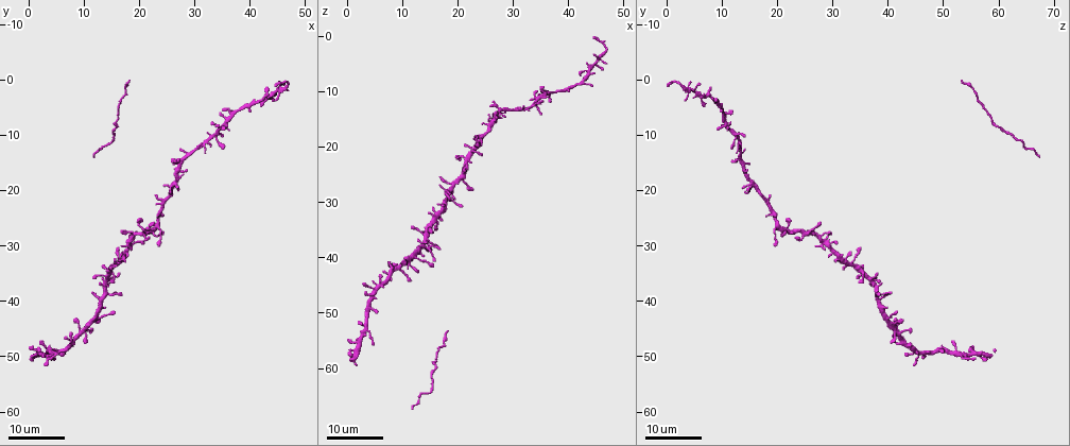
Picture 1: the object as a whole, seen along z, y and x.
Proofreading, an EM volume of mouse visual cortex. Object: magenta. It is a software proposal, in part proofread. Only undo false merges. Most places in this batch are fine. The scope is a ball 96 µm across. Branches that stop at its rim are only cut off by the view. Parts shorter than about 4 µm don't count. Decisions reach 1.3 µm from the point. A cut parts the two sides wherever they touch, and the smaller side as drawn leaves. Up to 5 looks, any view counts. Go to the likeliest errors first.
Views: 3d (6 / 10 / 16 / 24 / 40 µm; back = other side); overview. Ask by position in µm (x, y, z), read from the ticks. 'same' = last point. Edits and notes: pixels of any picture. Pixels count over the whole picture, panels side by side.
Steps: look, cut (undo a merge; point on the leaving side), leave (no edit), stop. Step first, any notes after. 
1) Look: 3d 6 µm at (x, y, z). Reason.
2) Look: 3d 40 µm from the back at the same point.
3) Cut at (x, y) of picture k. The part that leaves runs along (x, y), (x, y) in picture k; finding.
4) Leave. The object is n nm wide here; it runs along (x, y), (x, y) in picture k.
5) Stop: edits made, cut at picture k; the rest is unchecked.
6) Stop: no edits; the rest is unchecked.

Look: 3d 16 µm at (44.5, 2.0, 5.5). Three arms meet.

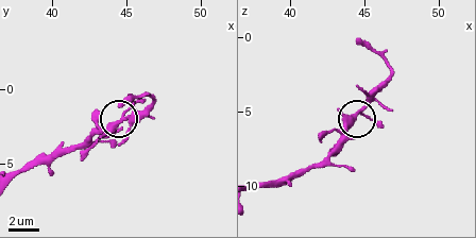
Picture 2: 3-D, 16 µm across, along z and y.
Look: 3d 10 µm at (44.6, 2.0, 5.2).

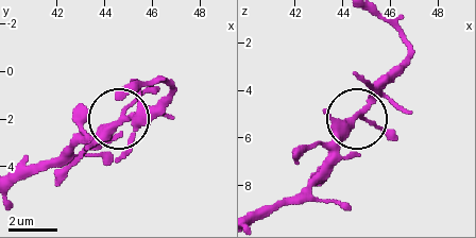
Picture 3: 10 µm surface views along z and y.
Leave. 3 arms meet here; all the same neuron.

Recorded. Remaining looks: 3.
Look: 3d 24 µm at (14.0, 38.5, 38.0). Four arms meet.

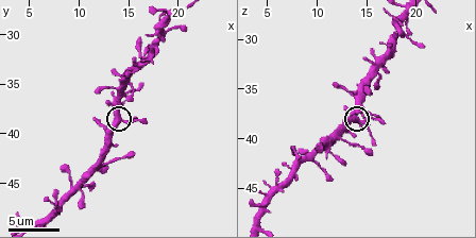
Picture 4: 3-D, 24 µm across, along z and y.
Look: 3d 6 µm at (13.8, 38.8, 38.2).

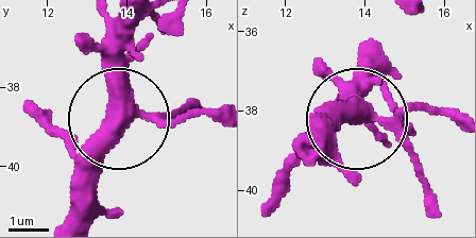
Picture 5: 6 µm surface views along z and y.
Leave. The object is 380 nm wide here; it runs along (383, 50), (359, 118), (420, 179) in picture 5; all the same neuron.

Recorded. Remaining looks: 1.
Look: 3d 6 µm at (19.0, 28.4, 27.6). A fork.

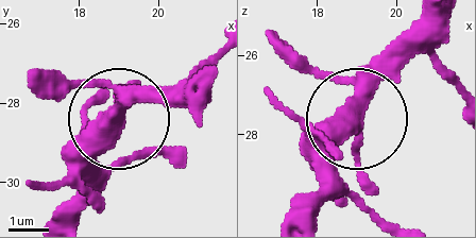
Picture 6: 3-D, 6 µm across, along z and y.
Leave. The side arm is 58 µm long; it runs along (353, 115), (417, 48) in picture 6; continuous, no second neuron.

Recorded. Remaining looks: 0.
Stop: no edits; the rest is unchecked.

